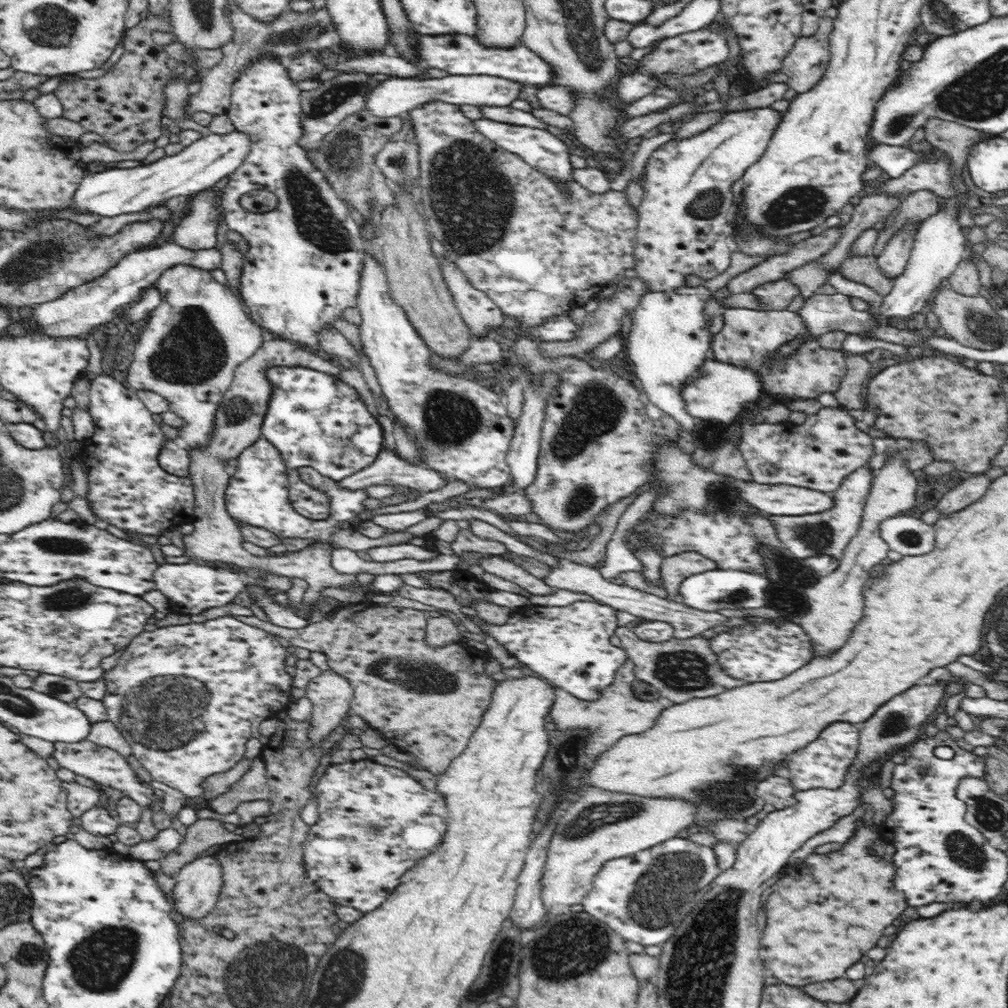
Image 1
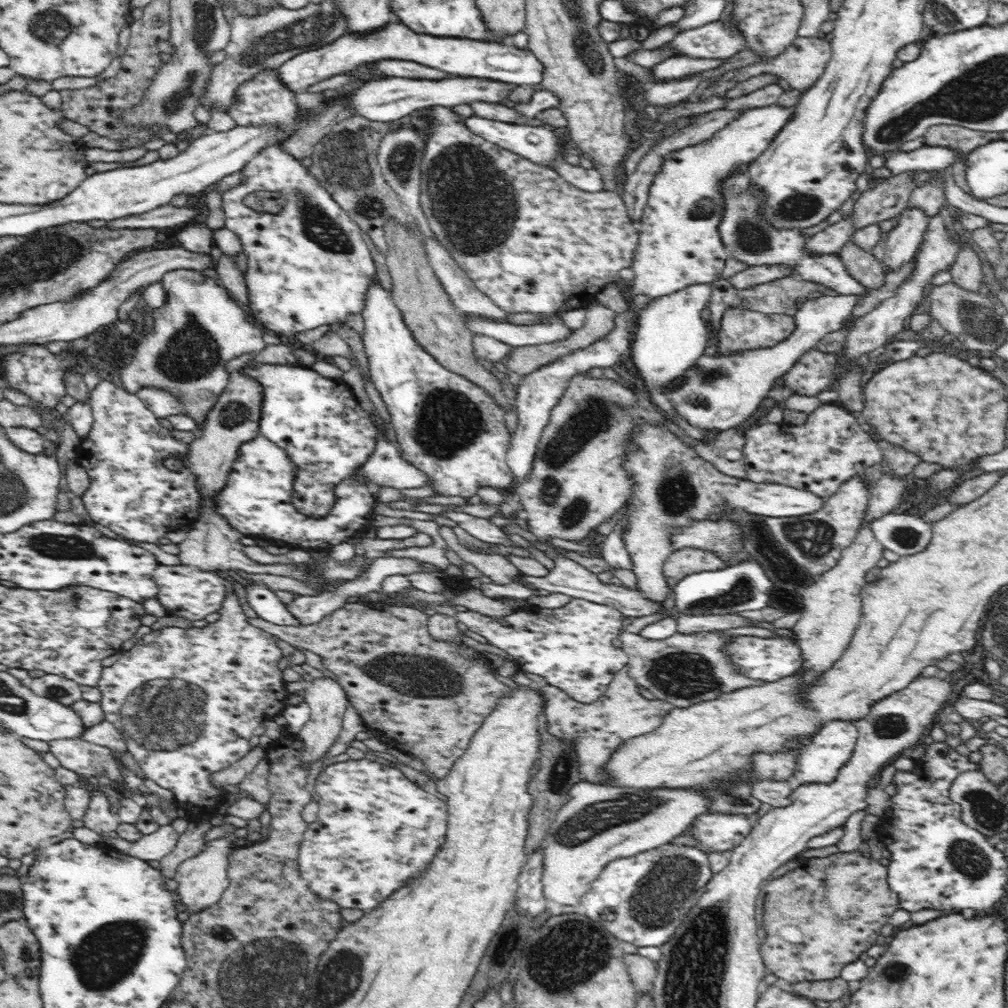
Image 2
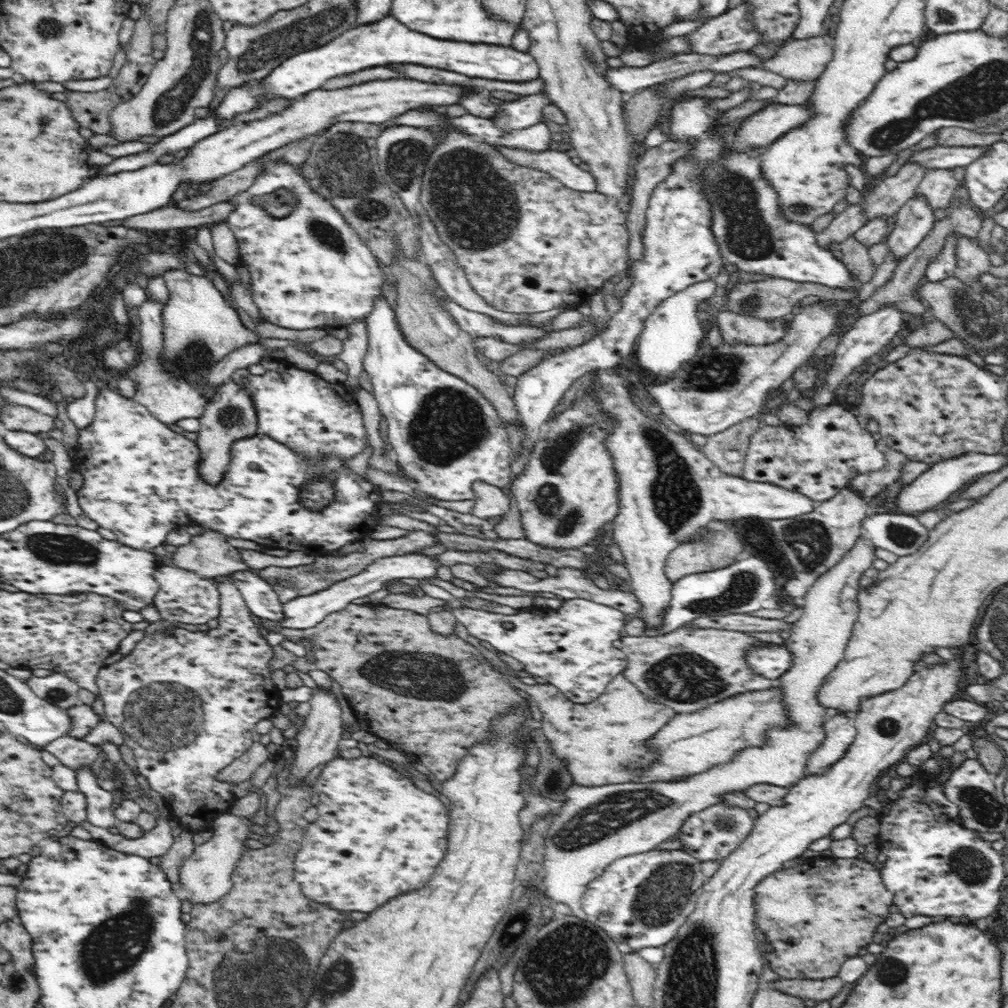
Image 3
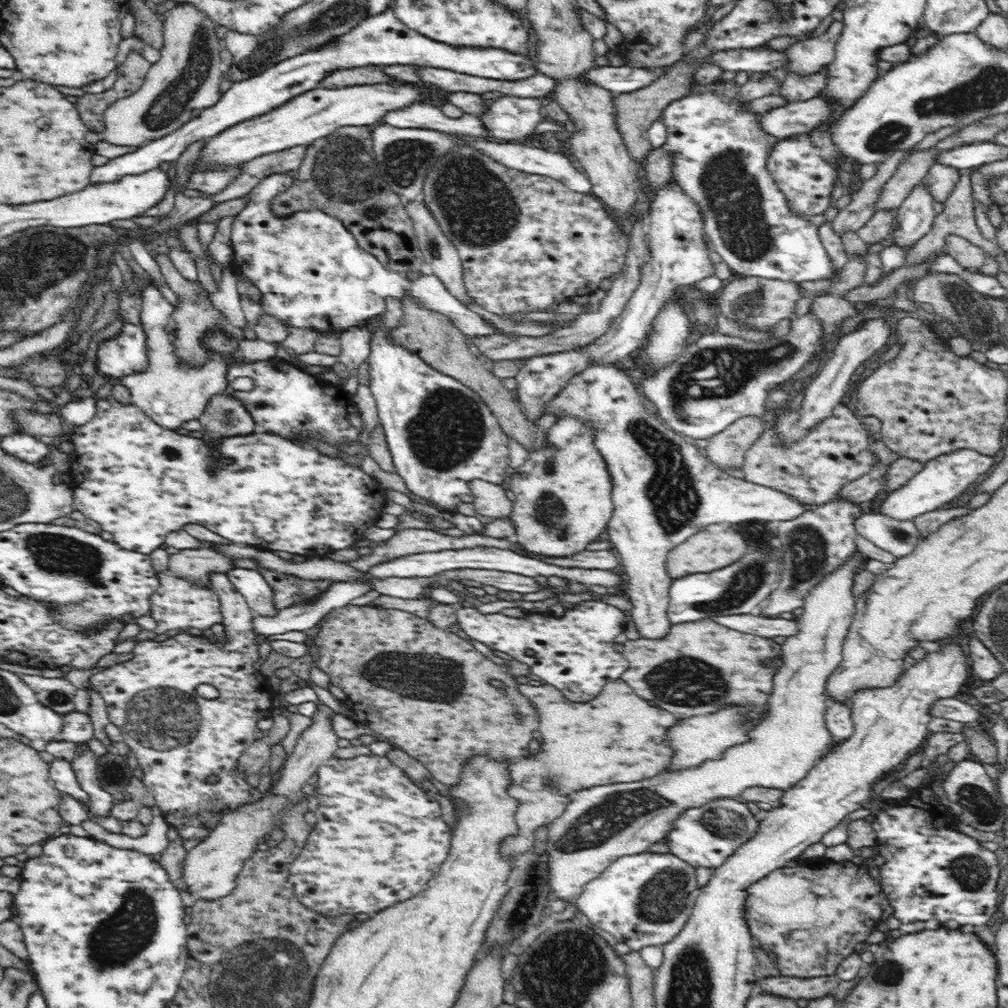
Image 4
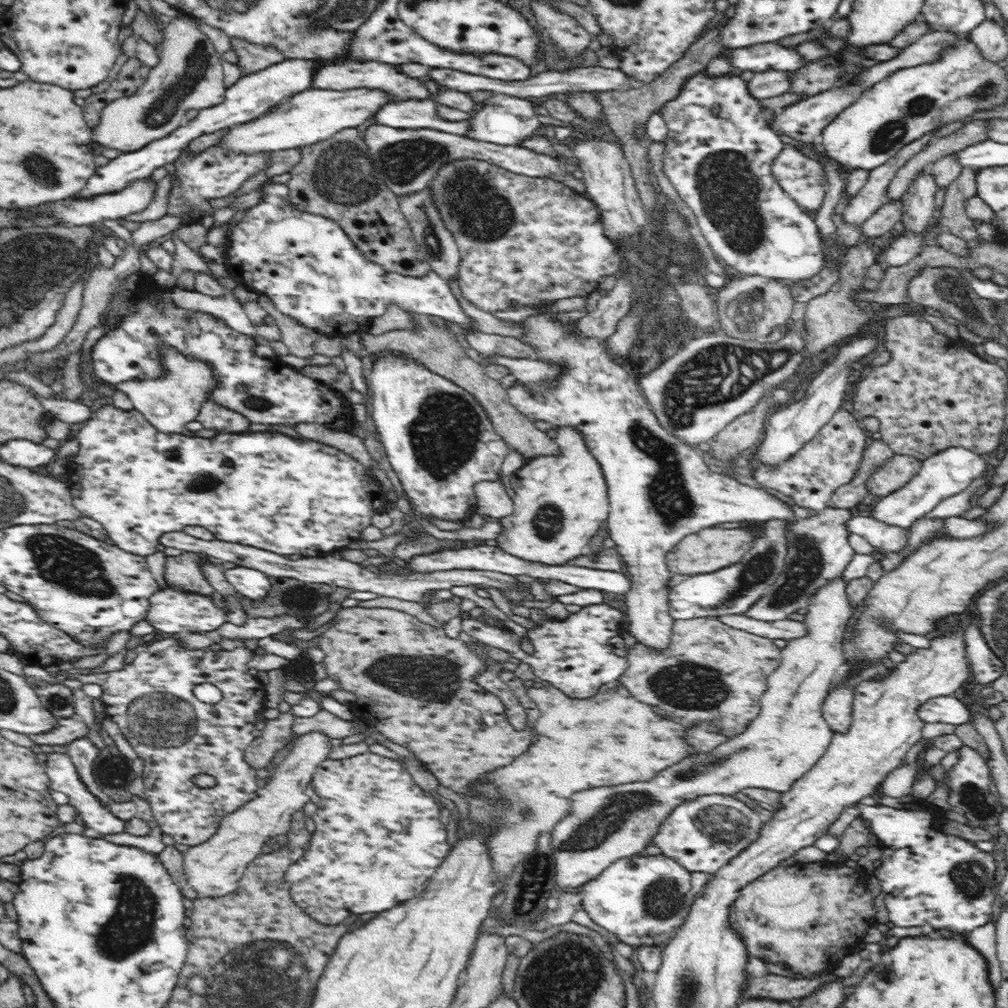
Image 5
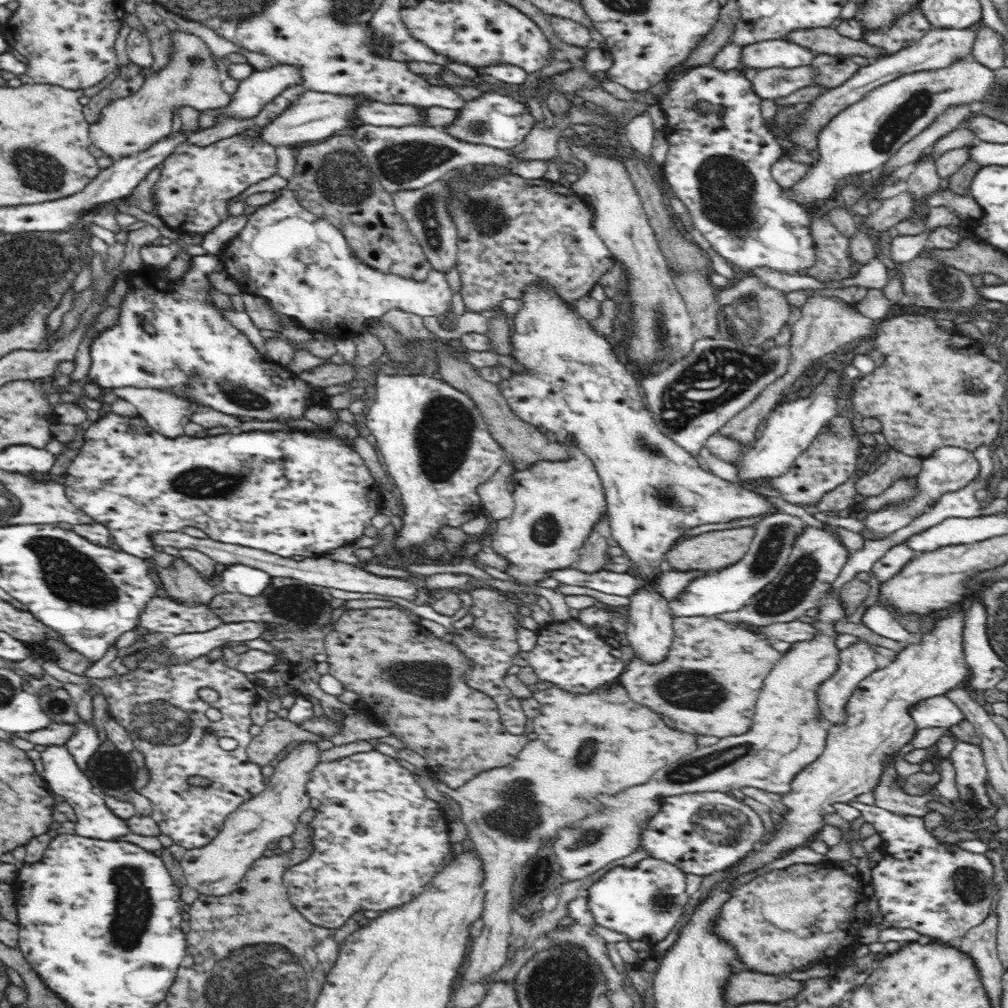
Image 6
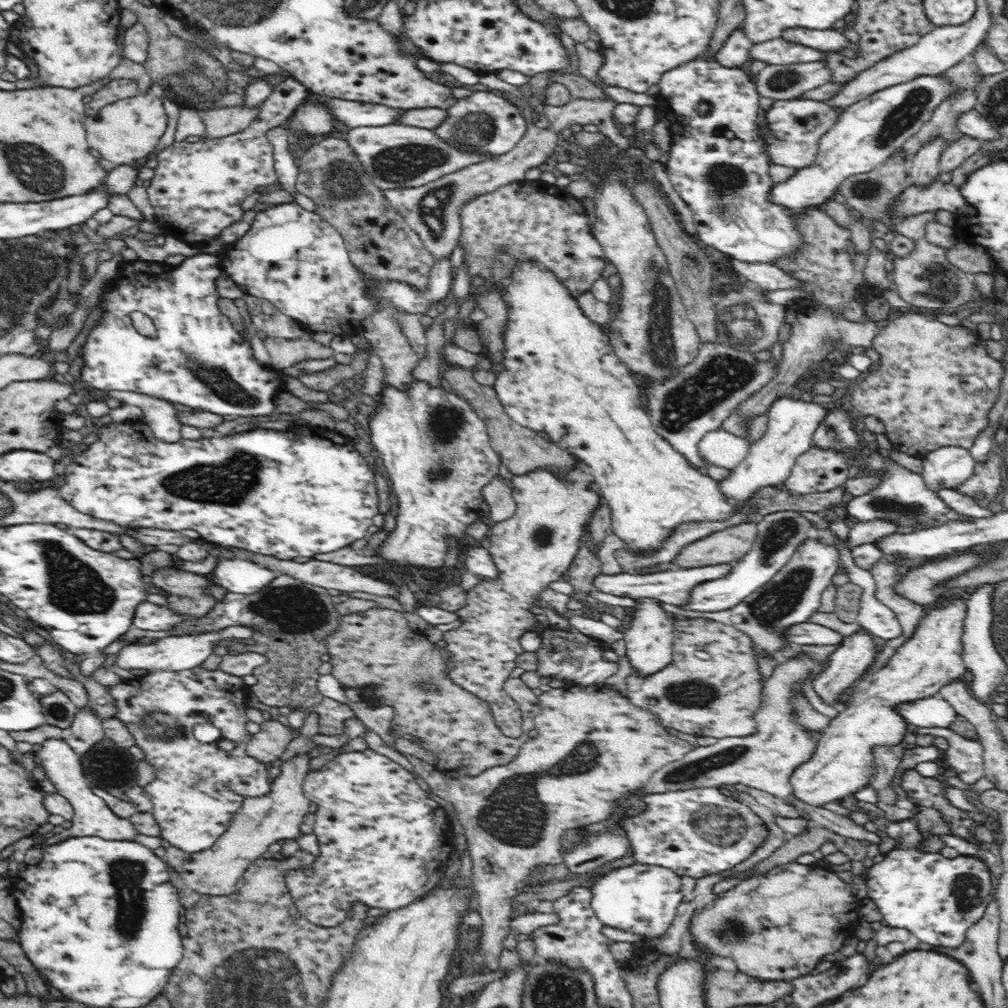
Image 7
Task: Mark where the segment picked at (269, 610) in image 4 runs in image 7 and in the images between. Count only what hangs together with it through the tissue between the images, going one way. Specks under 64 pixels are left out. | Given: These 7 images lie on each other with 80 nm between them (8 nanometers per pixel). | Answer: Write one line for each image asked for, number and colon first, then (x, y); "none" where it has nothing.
5: (253, 584)
6: (247, 580)
7: (239, 576)

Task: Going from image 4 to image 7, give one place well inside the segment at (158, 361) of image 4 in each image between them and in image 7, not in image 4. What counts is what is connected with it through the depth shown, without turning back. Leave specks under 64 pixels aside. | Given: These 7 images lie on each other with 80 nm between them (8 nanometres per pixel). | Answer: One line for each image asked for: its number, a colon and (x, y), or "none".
5: (170, 402)
6: (166, 413)
7: (160, 415)

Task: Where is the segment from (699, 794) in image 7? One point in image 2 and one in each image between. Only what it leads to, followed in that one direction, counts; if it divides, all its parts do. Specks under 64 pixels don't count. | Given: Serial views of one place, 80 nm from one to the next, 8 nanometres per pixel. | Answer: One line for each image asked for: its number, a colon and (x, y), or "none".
2: (716, 831)
3: (712, 834)
4: (706, 836)
5: (704, 834)
6: (700, 832)

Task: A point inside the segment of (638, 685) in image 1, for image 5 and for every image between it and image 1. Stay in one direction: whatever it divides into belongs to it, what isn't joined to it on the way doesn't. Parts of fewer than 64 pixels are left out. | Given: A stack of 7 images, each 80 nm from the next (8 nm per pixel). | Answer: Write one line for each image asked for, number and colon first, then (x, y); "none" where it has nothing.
2: (596, 730)
3: (616, 725)
4: (620, 738)
5: (620, 734)

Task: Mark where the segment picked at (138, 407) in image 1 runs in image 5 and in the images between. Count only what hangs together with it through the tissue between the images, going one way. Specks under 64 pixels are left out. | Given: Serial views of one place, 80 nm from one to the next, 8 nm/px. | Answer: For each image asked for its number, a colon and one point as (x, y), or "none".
2: (131, 491)
3: (141, 481)
4: (139, 481)
5: (266, 490)

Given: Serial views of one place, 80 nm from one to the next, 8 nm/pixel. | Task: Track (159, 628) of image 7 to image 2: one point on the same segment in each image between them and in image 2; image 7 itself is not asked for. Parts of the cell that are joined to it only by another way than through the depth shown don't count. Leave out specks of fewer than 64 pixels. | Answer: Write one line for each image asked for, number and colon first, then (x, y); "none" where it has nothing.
2: (184, 591)
3: (183, 596)
4: (178, 604)
5: (174, 611)
6: (162, 614)

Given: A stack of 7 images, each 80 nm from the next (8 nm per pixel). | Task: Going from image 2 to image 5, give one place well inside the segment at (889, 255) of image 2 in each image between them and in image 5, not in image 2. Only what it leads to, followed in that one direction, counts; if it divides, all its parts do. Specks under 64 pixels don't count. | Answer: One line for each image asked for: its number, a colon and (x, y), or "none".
3: (915, 220)
4: (916, 215)
5: (918, 206)

